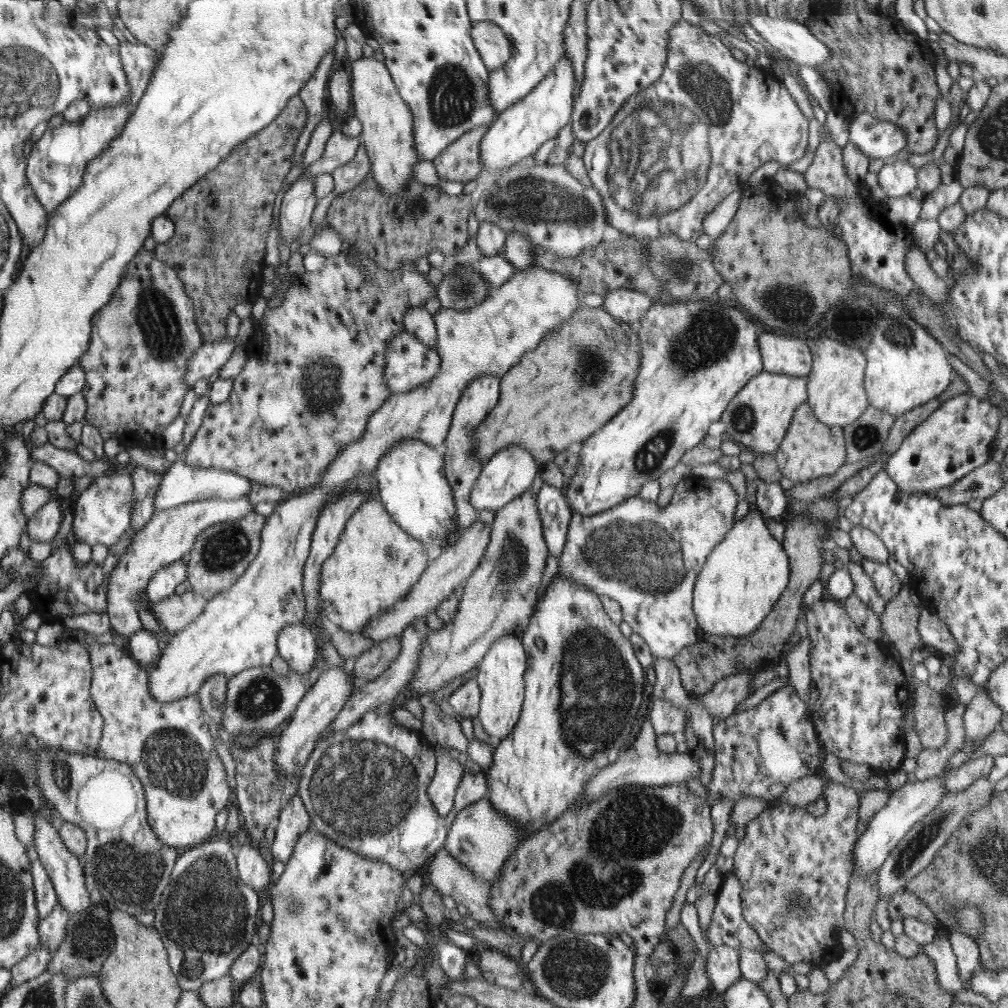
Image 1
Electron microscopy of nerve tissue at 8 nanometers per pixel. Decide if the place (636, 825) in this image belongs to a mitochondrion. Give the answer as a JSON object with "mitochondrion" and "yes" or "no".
{"mitochondrion":"yes"}

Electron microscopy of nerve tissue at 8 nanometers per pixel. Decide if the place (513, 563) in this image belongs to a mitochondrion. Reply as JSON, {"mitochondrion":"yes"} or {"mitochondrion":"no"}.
{"mitochondrion":"yes"}

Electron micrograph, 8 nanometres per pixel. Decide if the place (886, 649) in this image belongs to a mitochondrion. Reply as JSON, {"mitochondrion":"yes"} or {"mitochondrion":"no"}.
{"mitochondrion":"no"}

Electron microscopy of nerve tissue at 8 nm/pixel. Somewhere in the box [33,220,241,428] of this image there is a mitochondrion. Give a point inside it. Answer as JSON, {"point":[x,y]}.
{"point":[155,315]}

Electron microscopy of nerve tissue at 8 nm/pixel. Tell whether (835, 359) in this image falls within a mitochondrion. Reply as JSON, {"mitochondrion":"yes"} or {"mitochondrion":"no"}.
{"mitochondrion":"no"}

